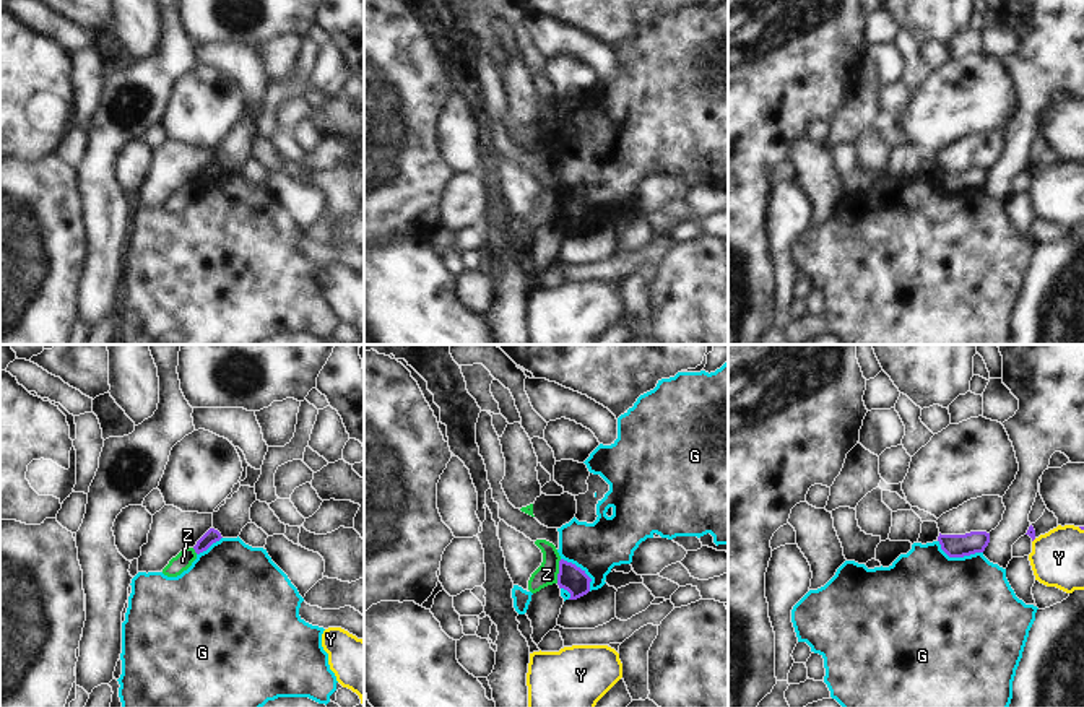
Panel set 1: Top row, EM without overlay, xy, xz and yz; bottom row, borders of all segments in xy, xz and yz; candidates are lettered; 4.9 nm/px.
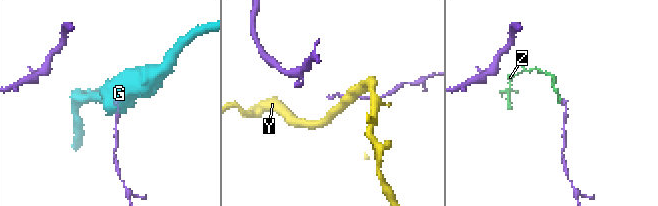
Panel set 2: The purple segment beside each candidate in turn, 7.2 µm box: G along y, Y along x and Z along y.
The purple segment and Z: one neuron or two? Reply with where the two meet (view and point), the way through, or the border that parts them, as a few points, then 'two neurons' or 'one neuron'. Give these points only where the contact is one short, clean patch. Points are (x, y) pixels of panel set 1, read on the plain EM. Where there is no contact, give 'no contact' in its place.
xz (559, 207) | along xz (561, 195), (556, 218) | two neurons

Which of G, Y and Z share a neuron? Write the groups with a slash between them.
G / Y / Z

